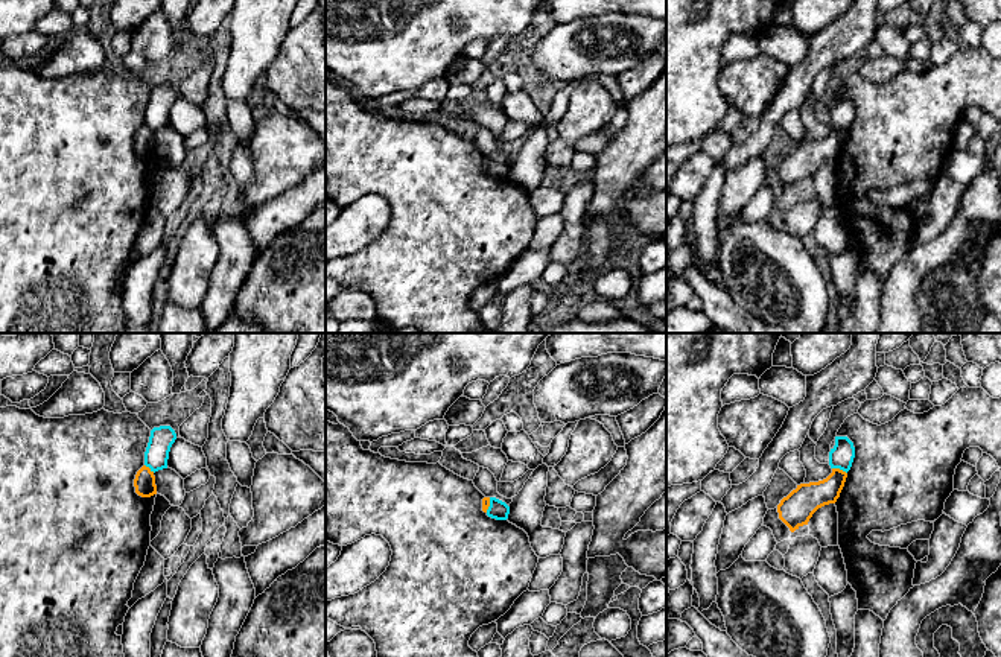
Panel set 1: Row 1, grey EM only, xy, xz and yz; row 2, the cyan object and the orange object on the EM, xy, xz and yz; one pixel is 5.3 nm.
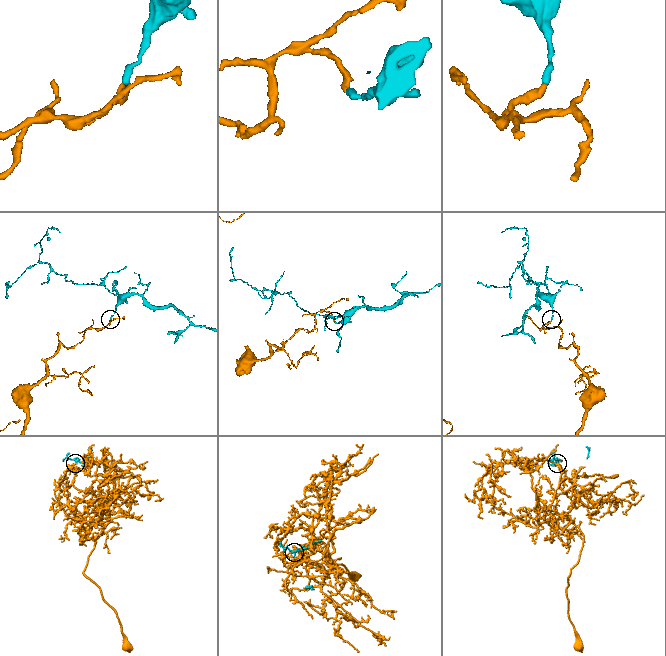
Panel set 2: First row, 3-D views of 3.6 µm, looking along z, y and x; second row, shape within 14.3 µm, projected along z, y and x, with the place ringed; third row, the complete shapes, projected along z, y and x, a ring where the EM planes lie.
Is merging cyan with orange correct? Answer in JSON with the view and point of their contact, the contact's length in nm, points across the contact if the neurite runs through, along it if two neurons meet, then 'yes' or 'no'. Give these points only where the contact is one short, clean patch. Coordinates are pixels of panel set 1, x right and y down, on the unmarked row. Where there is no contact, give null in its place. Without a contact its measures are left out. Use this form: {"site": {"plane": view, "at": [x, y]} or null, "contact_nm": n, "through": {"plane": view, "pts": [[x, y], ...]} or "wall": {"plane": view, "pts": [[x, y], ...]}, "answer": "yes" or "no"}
{"site": {"plane": "yz", "at": [840, 128]}, "contact_nm": 90, "wall": {"plane": "yz", "pts": [[832, 126], [838, 126], [846, 133]]}, "answer": "no"}

